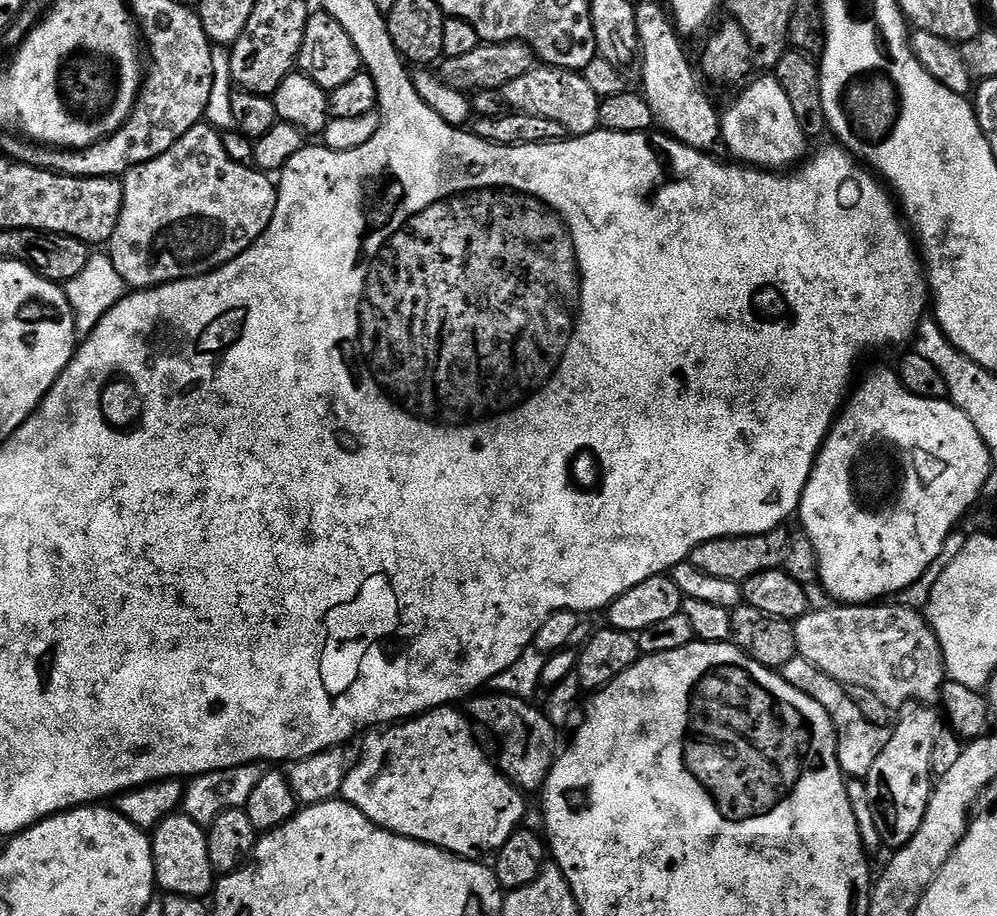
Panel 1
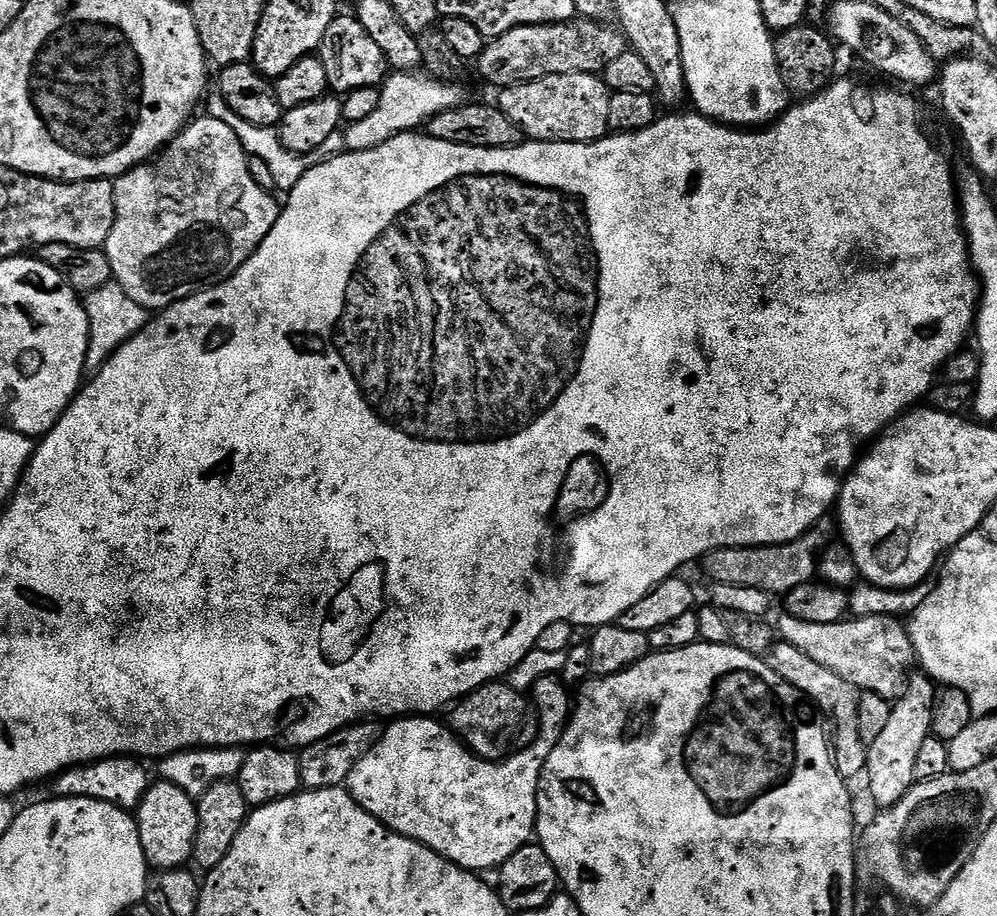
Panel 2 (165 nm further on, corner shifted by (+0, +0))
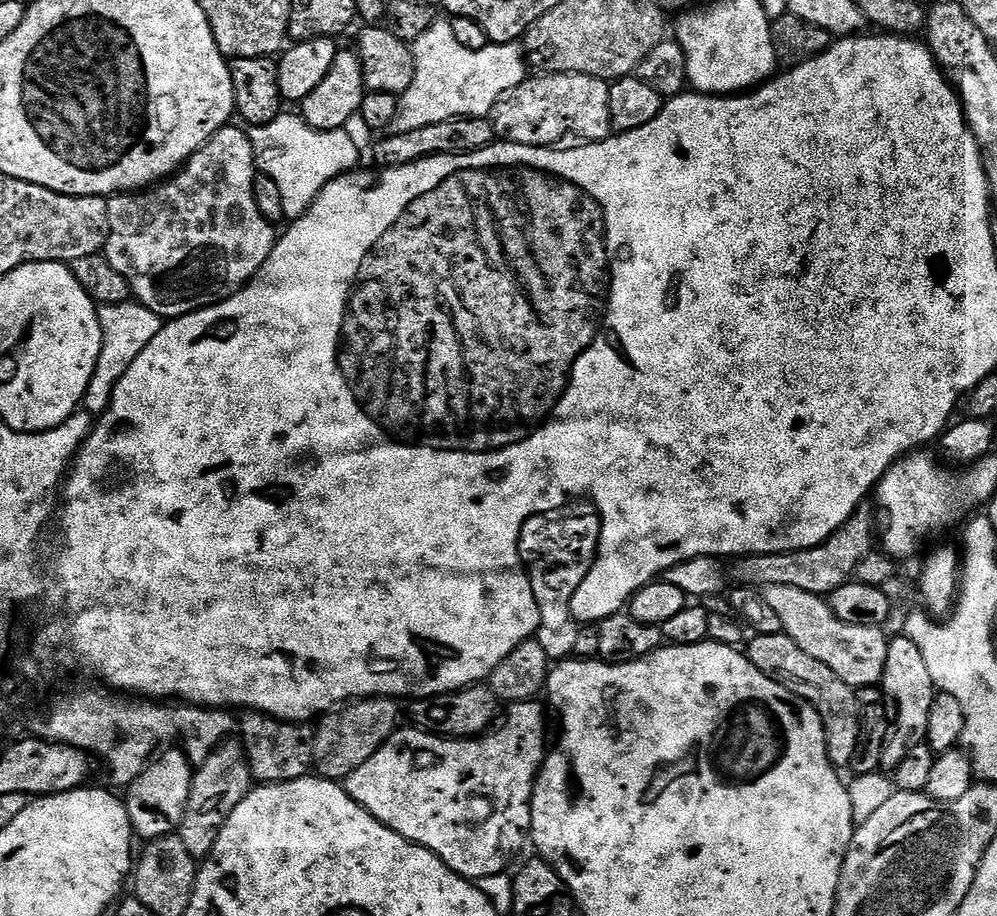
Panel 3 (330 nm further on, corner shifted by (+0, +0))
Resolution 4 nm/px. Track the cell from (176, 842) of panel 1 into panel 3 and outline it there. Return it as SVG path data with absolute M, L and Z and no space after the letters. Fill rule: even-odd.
M161 751L133 784L127 785L126 803L133 833L145 836L145 841L159 840L162 836L173 835L184 817L188 795L192 789L194 764L188 761L184 752ZM161 755L161 756L160 756ZM160 756L160 757L159 757Z

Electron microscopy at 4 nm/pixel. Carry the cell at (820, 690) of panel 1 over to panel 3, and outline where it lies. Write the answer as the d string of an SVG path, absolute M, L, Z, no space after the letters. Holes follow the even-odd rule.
M783 631L765 636L753 635L746 644L748 663L758 666L766 678L786 686L791 692L799 694L804 701L818 710L824 719L824 733L828 736L829 749L837 761L851 761L856 739L860 736L860 721L856 718L856 694L848 687L830 666L822 666L818 658L810 658L798 642L794 642ZM752 640L752 641L751 641ZM748 648L748 649L747 649ZM840 759L840 760L839 760Z

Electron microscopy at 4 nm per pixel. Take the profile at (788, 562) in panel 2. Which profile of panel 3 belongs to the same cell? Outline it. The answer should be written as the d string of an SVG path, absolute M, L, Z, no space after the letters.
M865 502L856 507L856 512L826 542L813 548L797 552L775 552L765 556L741 556L730 568L731 575L736 575L735 583L751 586L757 590L770 586L798 586L815 596L831 597L834 590L849 583L855 577L858 562L874 548L876 517L871 503Z

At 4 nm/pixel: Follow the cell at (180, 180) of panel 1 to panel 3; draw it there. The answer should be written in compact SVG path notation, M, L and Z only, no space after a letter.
M229 126L218 129L188 159L187 164L171 178L165 179L163 182L157 183L147 190L140 190L135 194L117 194L108 200L110 230L108 231L108 244L104 248L103 255L108 257L110 266L114 266L114 270L118 270L118 274L122 274L122 278L126 278L126 282L132 287L133 297L139 303L146 305L150 310L154 310L154 314L158 314L162 318L185 316L235 296L245 284L256 279L260 269L264 267L264 264L270 258L270 254L276 248L276 241L278 239L277 229L264 217L262 210L258 210L258 202L254 202L254 178L258 174L256 155L252 149L252 143L247 131L243 127L240 128Z

